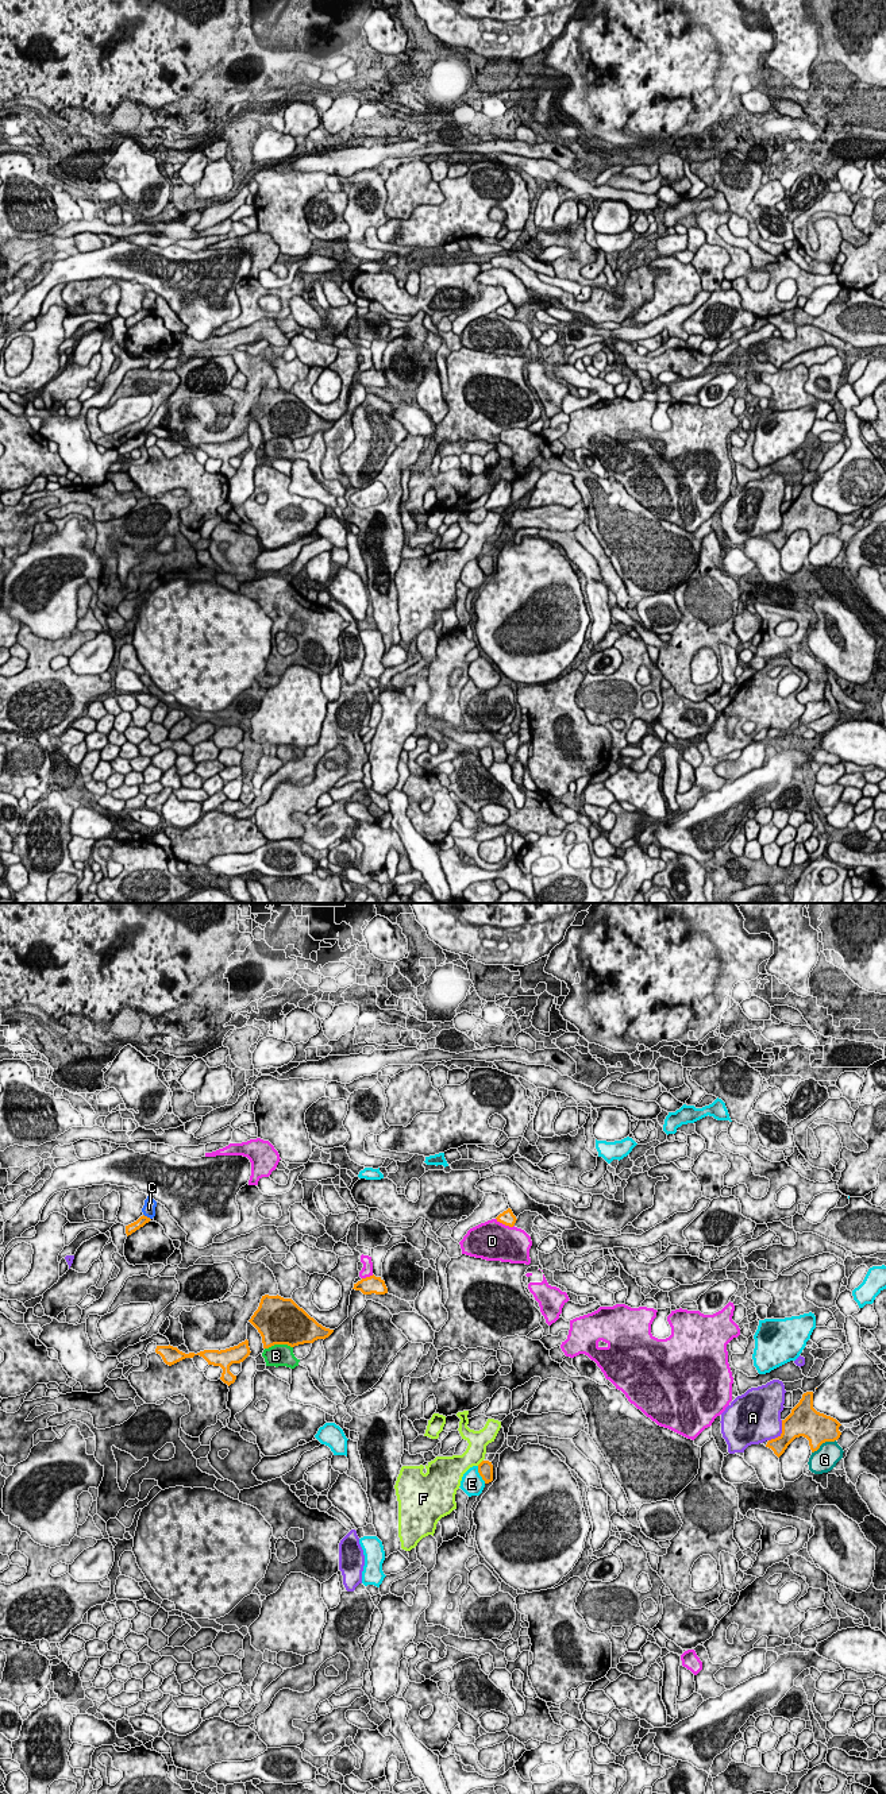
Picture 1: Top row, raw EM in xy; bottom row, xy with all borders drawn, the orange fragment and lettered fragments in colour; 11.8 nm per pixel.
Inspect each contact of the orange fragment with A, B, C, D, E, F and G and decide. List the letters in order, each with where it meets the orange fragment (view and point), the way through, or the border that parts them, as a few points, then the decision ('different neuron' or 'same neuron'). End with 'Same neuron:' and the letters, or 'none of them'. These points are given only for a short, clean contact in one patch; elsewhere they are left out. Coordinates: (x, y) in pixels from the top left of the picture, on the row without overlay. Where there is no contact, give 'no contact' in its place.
A: xy (782, 525) | different neuron
B: xy (278, 436) | different neuron
C: xy (146, 309) | along xy (143, 307), (150, 312) | different neuron
D: xy (505, 317) | different neuron
E: xy (480, 567) | different neuron
F: xy (481, 555) | along xy (482, 552), (477, 558) | different neuron
G: xy (823, 535) | different neuron
Same neuron: none of them

